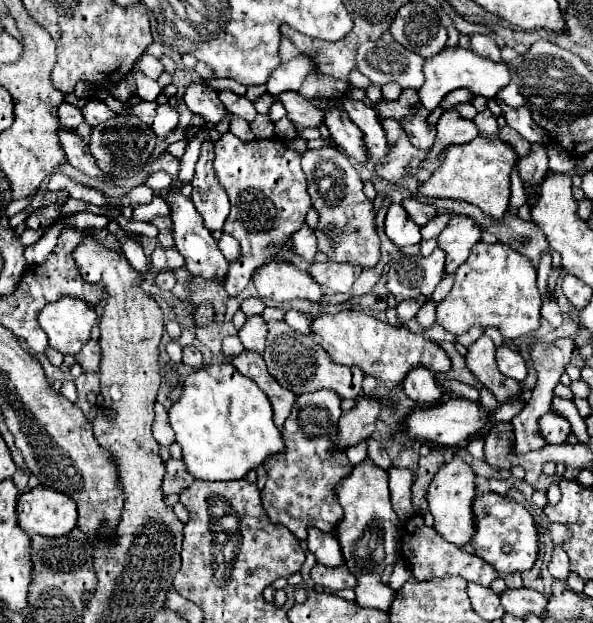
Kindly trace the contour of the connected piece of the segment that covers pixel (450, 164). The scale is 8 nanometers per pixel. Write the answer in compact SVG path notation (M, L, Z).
M482 137L462 143L462 145L448 145L444 149L444 159L440 167L418 187L420 195L426 197L448 197L460 199L480 207L486 215L500 219L508 209L510 199L510 171L518 155L498 137Z

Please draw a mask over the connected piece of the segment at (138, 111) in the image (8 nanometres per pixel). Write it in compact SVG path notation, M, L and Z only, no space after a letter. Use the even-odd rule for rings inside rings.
M140 101L128 109L124 109L124 115L136 115L138 119L142 119L146 125L152 123L154 115L156 115L156 103L146 103L146 101Z

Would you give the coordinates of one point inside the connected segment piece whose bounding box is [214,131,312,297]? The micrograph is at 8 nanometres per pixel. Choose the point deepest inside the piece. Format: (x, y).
(267, 190)

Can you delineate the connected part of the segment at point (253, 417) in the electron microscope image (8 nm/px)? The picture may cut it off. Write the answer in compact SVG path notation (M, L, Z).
M230 363L208 365L192 371L182 381L182 393L168 409L168 419L176 433L176 443L182 447L182 461L188 473L200 481L240 479L250 469L260 465L264 457L284 449L280 431L272 421L272 407L268 397L252 379L240 375Z

